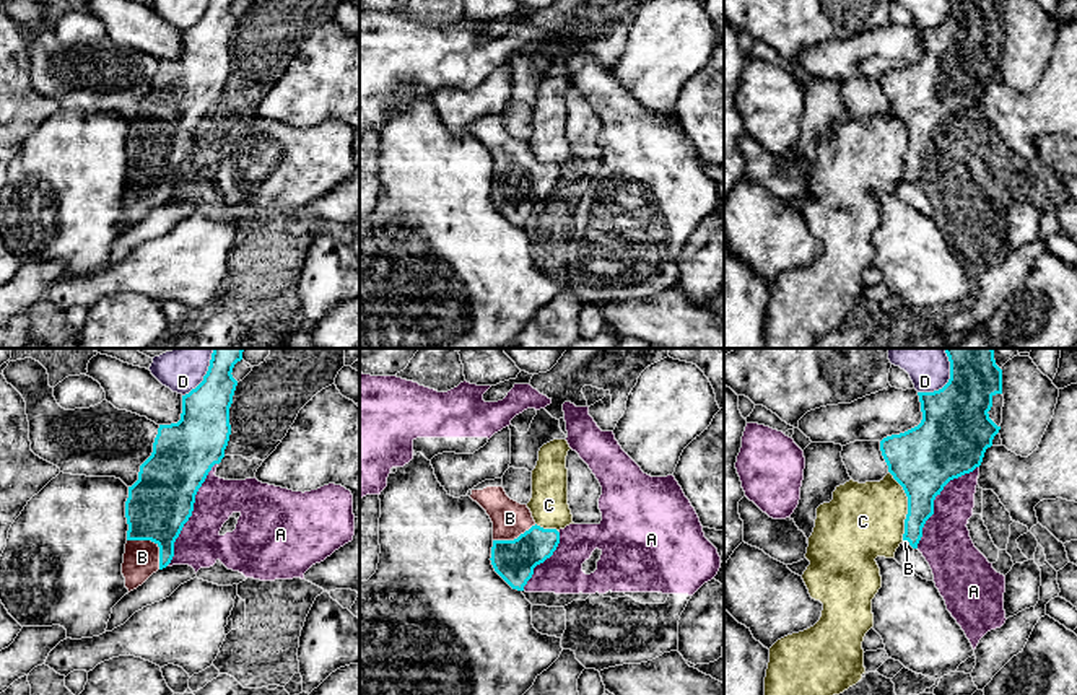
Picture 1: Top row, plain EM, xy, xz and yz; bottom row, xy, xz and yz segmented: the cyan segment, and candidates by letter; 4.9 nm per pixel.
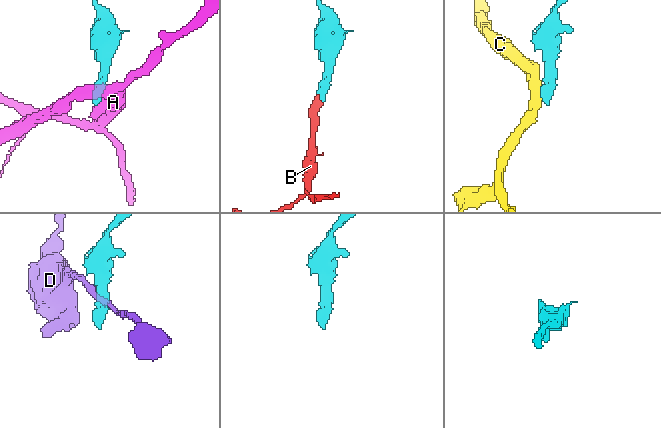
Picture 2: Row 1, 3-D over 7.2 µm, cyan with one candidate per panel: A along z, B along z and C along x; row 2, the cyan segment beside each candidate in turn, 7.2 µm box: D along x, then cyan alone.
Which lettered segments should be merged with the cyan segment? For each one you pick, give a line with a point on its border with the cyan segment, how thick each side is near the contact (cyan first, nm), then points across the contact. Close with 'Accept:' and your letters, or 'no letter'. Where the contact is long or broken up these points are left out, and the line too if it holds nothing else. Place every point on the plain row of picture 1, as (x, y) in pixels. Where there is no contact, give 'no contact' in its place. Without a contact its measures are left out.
B: meets cyan in xy at (153, 176); 320 nm thick on the cyan side, 180 nm on the other
Accept: B

